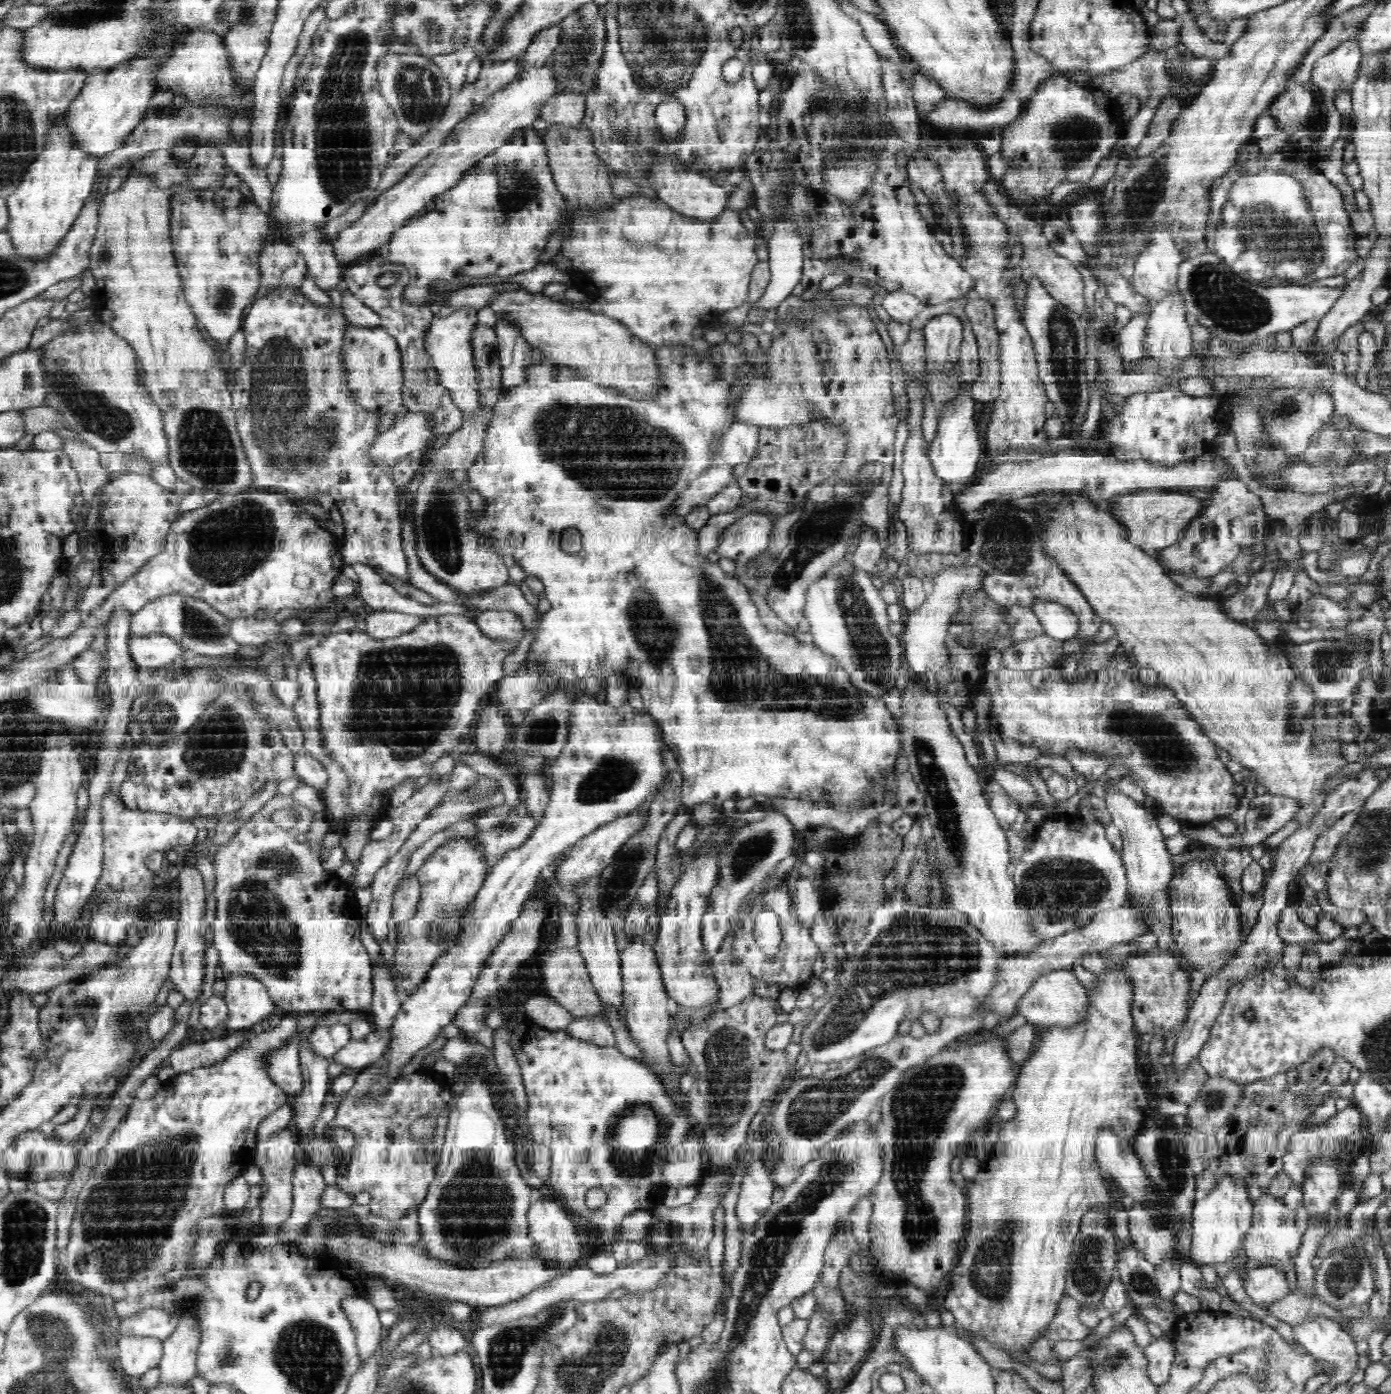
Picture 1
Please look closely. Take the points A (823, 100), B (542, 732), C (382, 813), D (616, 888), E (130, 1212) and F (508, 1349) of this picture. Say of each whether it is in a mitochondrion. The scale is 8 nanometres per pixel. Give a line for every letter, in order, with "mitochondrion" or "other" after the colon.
A: mitochondrion
B: mitochondrion
C: other
D: mitochondrion
E: mitochondrion
F: mitochondrion

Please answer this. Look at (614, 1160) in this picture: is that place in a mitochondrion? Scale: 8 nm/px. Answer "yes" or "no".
yes

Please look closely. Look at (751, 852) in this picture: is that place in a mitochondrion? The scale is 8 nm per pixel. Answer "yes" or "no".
yes

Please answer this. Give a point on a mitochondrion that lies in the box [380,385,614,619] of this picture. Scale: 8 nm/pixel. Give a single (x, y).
(440, 517)

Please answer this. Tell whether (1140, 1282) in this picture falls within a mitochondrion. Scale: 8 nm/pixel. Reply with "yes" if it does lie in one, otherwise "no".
yes

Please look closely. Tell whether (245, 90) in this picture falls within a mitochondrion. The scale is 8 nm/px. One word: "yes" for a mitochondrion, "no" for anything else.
no

